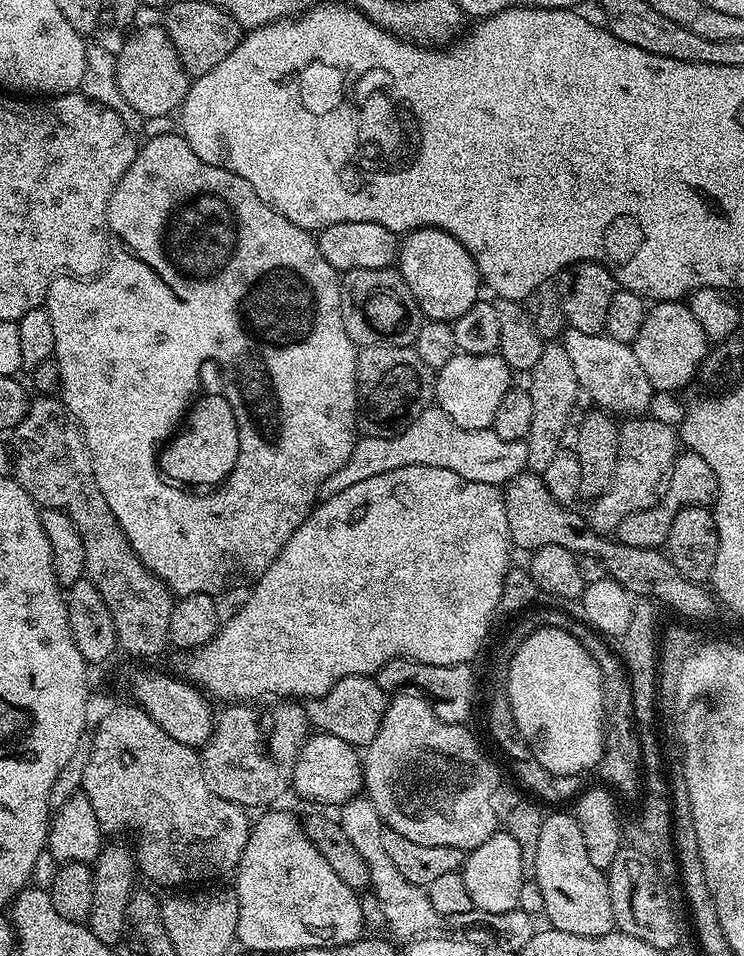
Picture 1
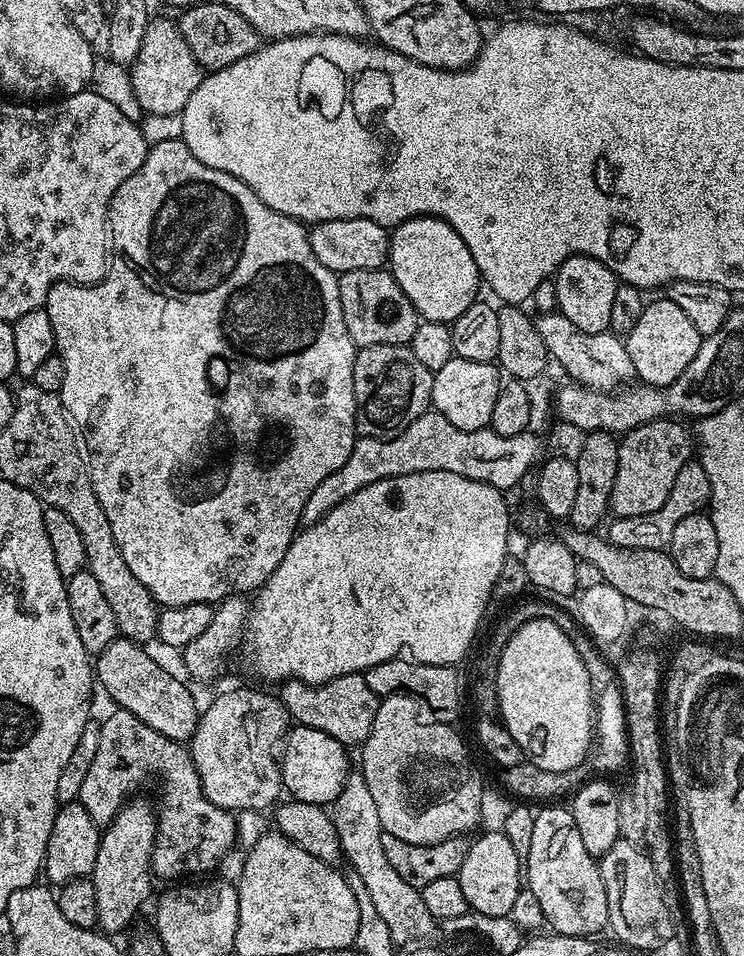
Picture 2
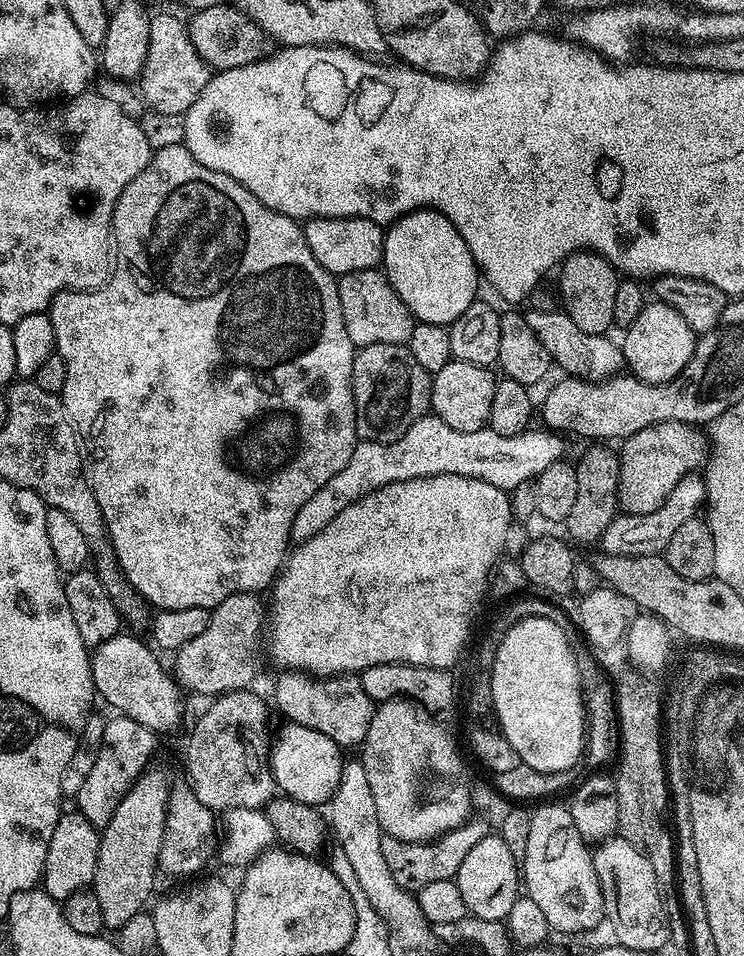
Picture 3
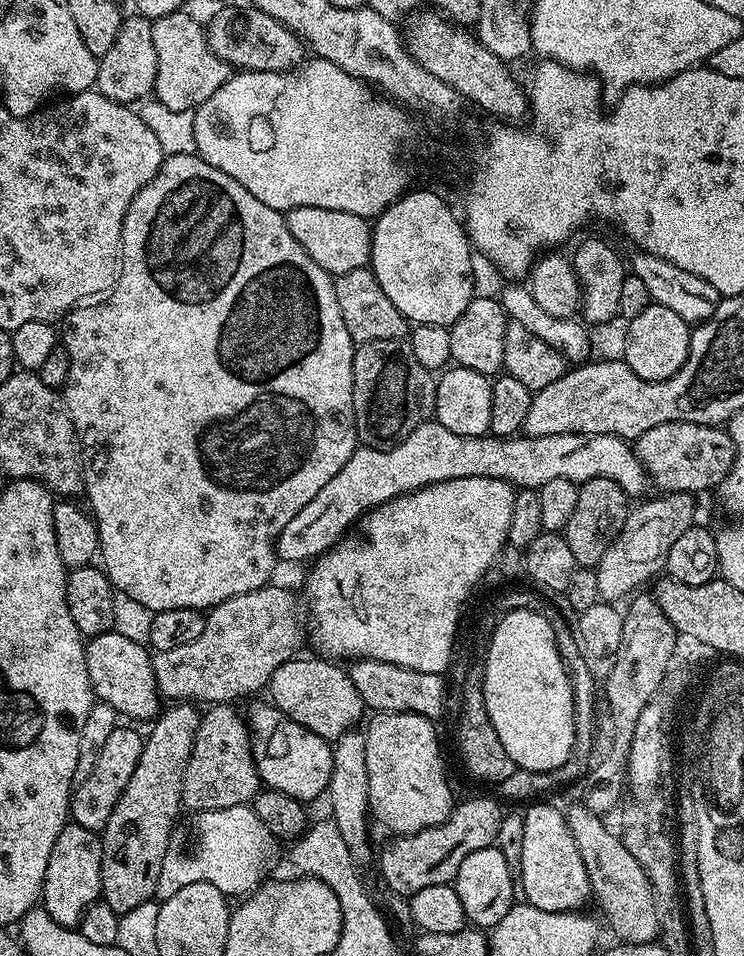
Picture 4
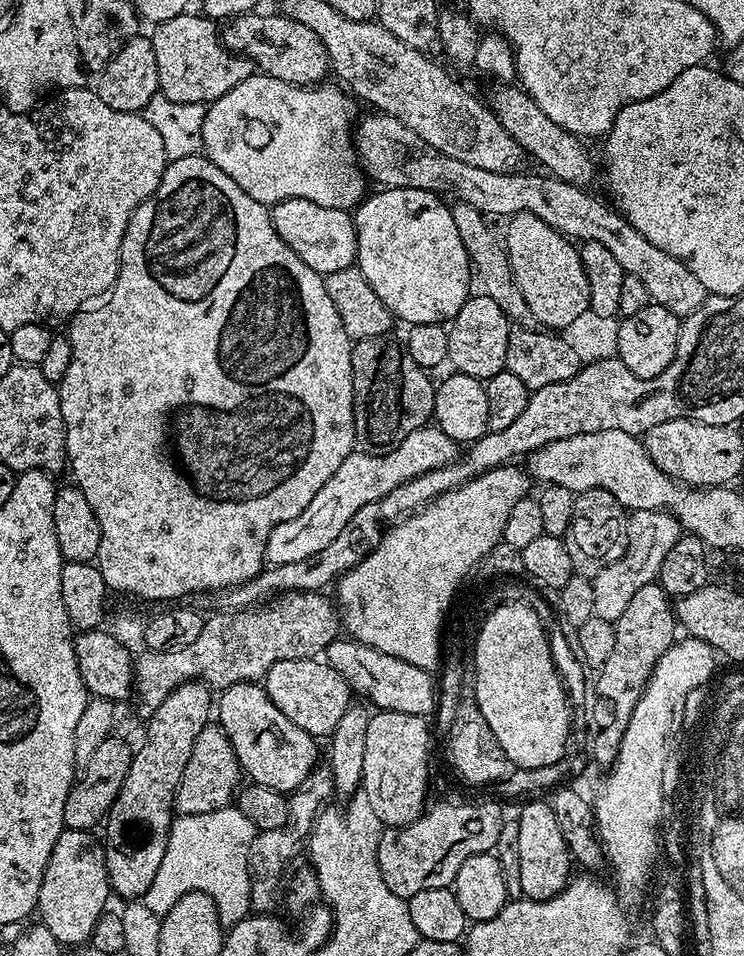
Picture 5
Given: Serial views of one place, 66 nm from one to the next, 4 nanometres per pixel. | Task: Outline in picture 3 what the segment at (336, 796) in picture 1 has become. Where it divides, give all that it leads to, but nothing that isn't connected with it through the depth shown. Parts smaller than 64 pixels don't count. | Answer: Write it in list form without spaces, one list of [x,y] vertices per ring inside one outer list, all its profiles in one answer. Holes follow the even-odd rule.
[[[291,722],[281,725],[277,732],[275,729],[268,753],[268,766],[272,769],[277,789],[283,795],[303,804],[327,805],[338,787],[339,778],[342,777],[345,753],[334,742],[334,738],[326,738],[326,734],[310,730],[310,726],[298,726]]]

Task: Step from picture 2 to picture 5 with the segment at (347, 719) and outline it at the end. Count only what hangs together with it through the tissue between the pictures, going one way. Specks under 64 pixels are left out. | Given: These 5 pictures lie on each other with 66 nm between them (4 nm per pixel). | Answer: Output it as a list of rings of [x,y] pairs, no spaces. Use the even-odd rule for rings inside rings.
[[[320,658],[274,662],[264,676],[262,686],[270,702],[274,702],[274,706],[294,722],[294,726],[302,726],[302,730],[317,738],[330,737],[342,714],[354,704],[354,693],[342,674]]]

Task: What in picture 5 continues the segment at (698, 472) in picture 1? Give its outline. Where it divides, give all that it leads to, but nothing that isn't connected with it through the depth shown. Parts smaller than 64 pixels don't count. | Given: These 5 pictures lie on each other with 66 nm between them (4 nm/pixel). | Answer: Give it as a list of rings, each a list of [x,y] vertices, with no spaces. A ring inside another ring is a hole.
[[[663,508],[632,512],[628,517],[628,545],[622,558],[618,562],[610,562],[610,566],[591,577],[595,616],[609,622],[622,618],[622,610],[626,610],[630,598],[634,598],[634,593],[659,577],[662,561],[673,548],[674,542],[678,542],[681,534],[682,529],[676,517],[671,512],[665,512]]]

